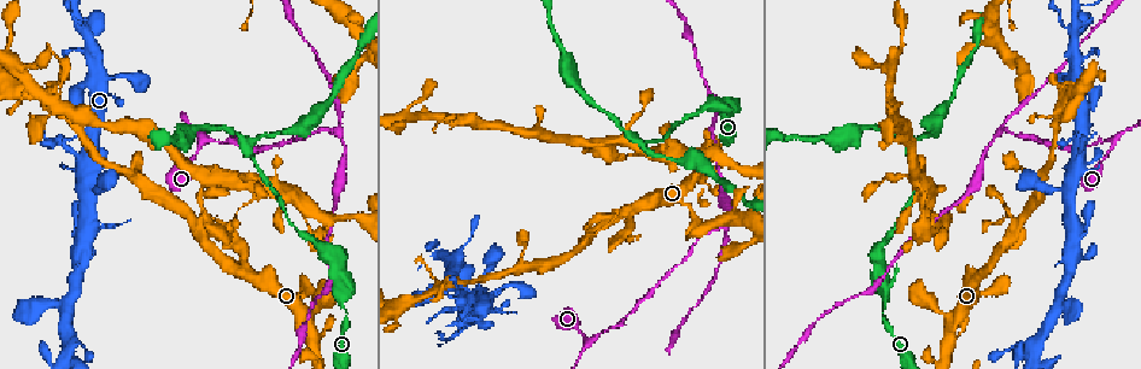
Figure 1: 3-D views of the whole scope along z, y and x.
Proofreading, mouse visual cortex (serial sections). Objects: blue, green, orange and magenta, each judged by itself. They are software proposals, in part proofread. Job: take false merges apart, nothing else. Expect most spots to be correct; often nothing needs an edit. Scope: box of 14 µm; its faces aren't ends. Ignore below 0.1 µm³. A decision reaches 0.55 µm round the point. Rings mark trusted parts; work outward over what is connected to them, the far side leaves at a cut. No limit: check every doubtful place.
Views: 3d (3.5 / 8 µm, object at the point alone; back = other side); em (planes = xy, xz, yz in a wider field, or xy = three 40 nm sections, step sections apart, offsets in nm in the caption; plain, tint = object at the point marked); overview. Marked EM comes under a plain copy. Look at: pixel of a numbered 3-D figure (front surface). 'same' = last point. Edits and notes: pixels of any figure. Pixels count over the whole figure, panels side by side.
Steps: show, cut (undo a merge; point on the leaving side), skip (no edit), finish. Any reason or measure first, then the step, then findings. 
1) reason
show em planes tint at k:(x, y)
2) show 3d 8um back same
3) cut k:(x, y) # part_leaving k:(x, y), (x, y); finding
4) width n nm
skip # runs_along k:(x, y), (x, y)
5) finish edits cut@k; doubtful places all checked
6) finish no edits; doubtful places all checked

branch point
show 3d 3.5um at 1:(201, 144)

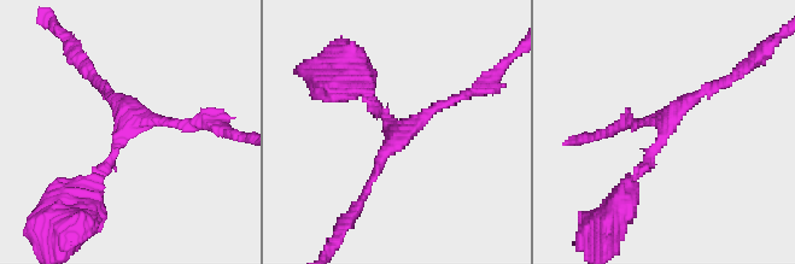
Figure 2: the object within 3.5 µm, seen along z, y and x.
arms 3; arm_widths 150, 150, 150 nm; need the tissue
show em xy step 1 tint at 2:(125, 136)

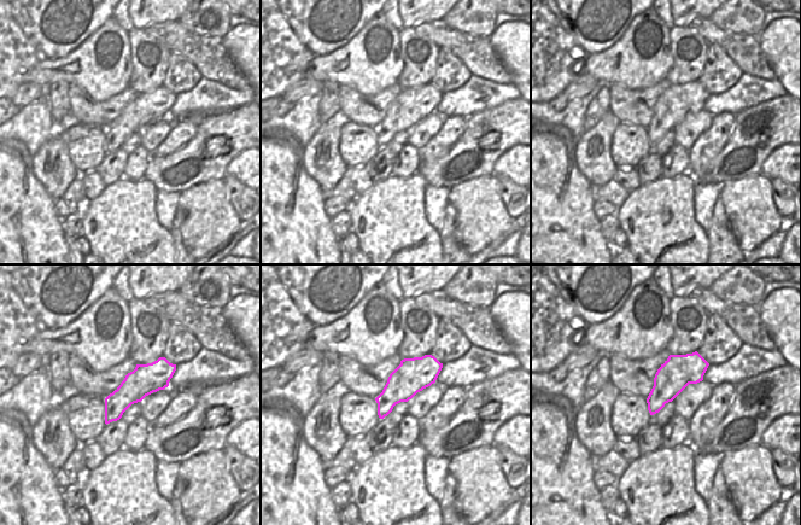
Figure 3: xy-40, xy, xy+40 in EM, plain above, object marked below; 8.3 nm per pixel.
another direction
show em xy step 5 tint same

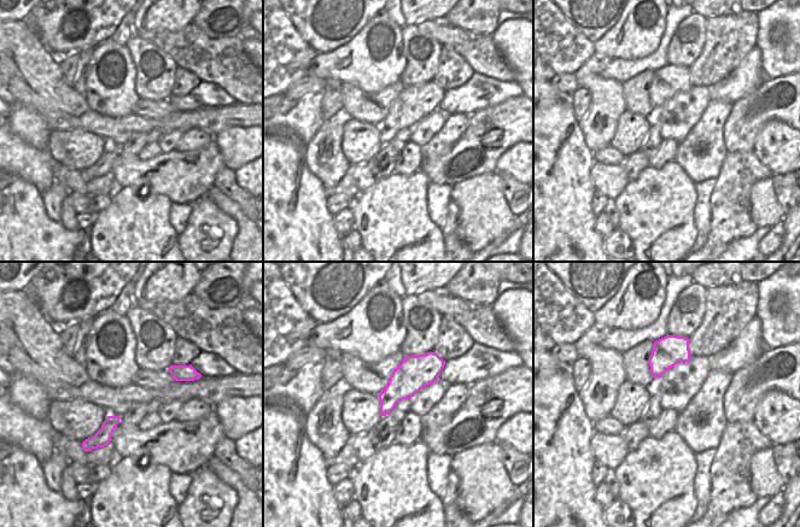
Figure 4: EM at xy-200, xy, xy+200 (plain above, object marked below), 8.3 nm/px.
width 280 nm
skip # runs_along 2:(83, 193), (135, 123), (191, 123); all the same cell

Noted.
arms part here
show 3d 3.5um at 1:(634, 135)

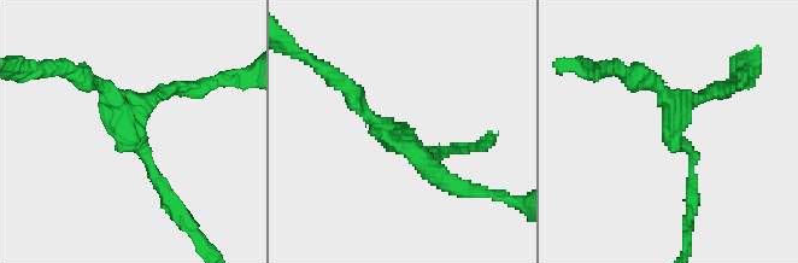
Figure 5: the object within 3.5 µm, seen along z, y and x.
arms 3; arm_widths 150, 200, 200 nm; need the tissue
show em xy step 1 tint at 5:(676, 125)

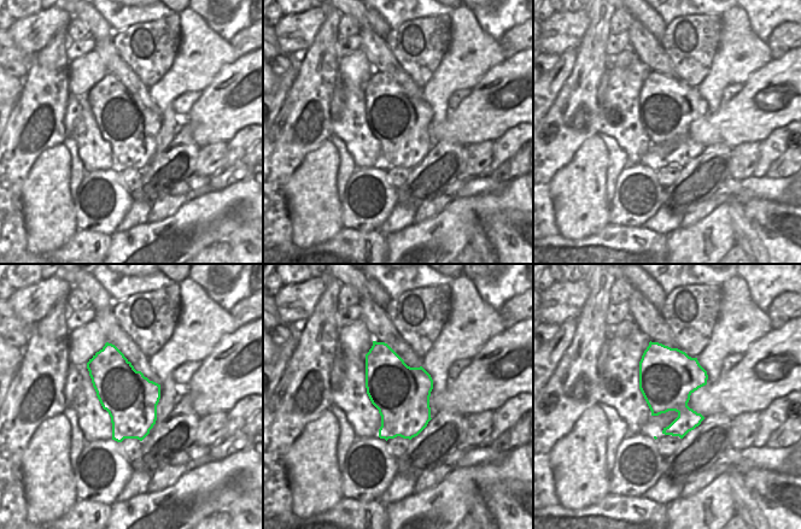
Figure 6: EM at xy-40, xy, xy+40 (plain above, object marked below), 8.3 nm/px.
skip # runs_along 5:(165, 191), (131, 112), (176, 87); one cell here

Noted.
sharp bend
show 3d 3.5um back at 1:(1004, 129)

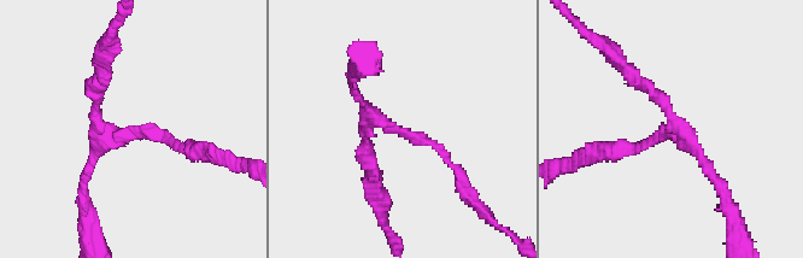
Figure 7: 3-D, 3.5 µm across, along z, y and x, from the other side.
arms 3; arm_widths 150, 150, 200 nm
show em xy step 2 tint at 7:(676, 134)

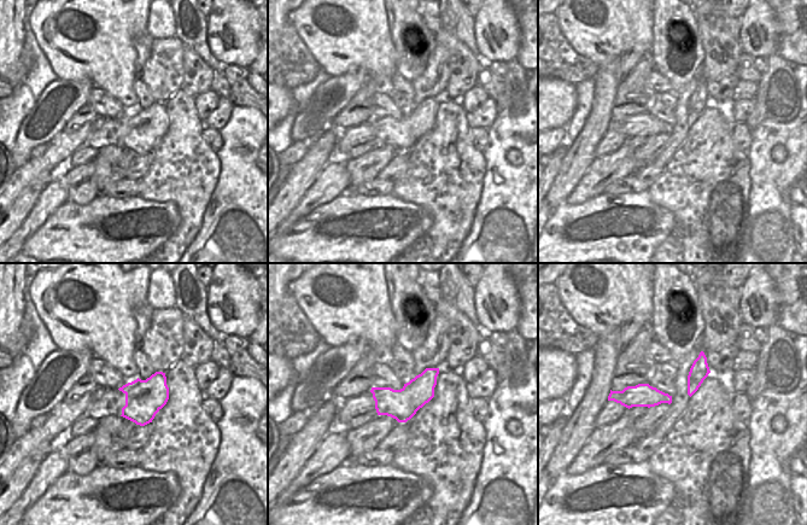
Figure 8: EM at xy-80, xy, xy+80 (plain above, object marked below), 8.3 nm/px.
skip # runs_along 7:(179, 146), (119, 132), (97, 146), (82, 191); one cell here

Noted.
finish no edits; doubtful places all checked

